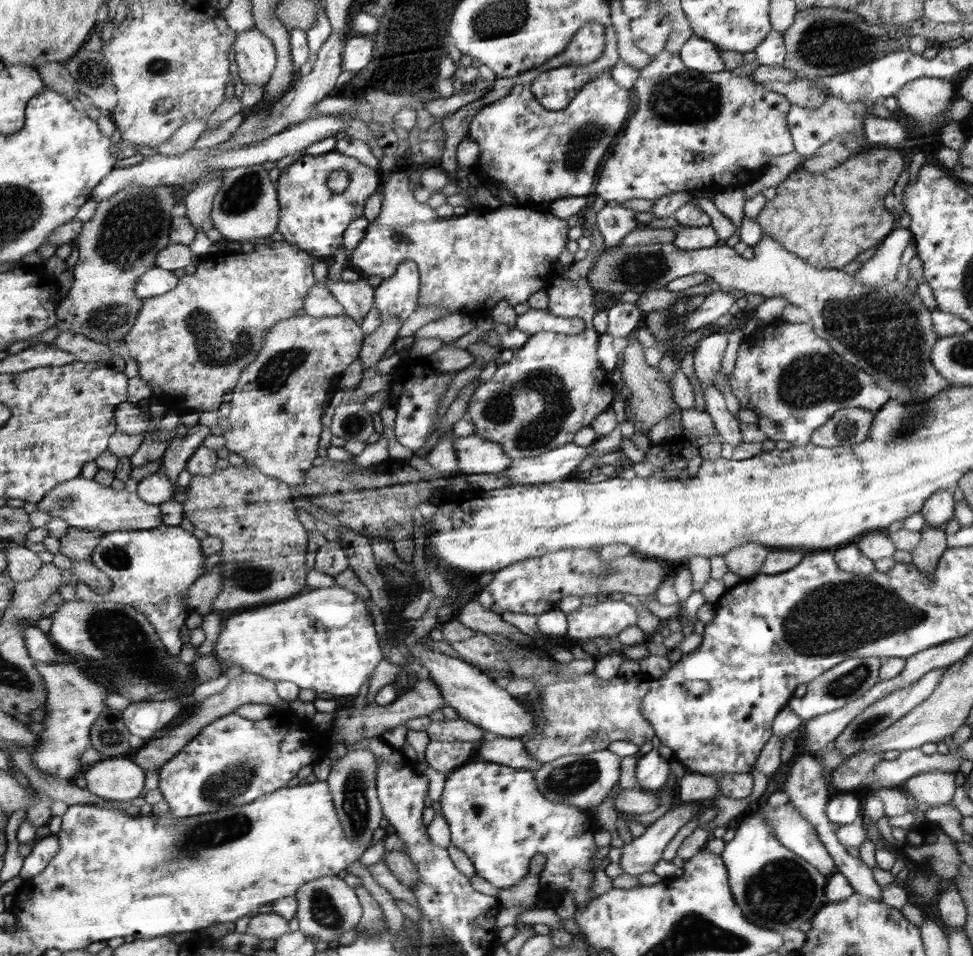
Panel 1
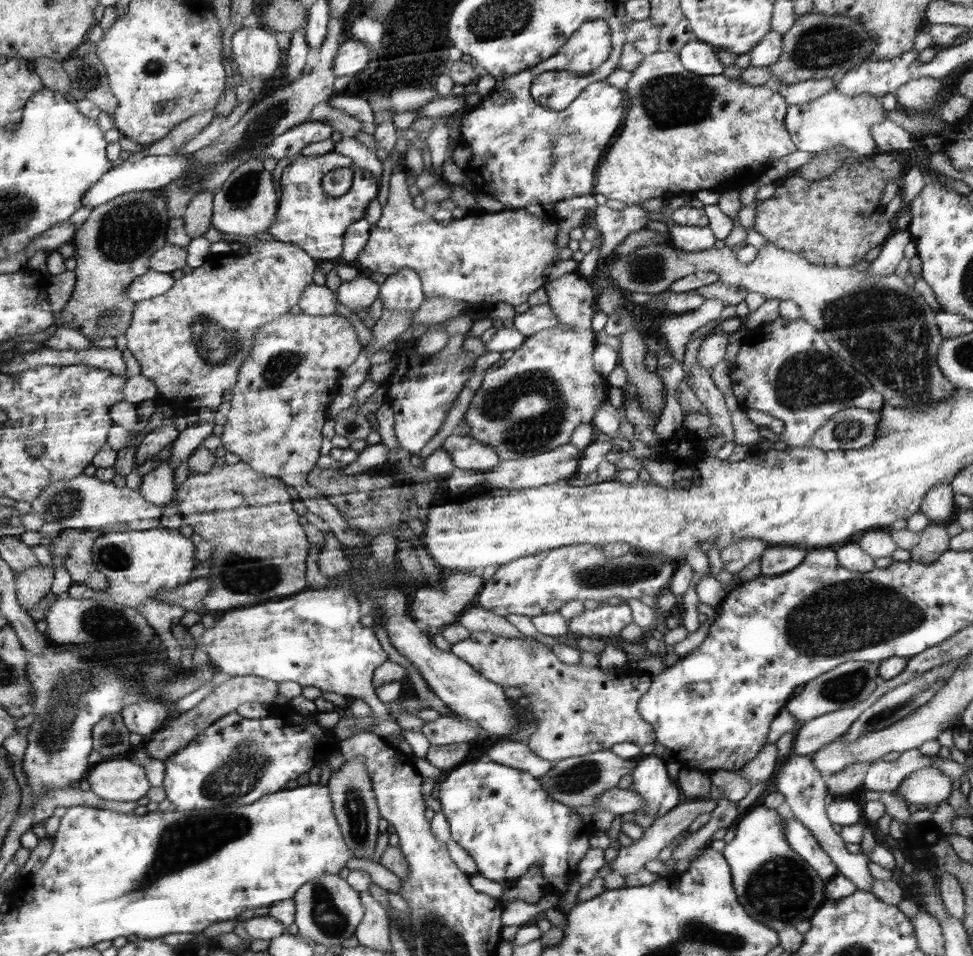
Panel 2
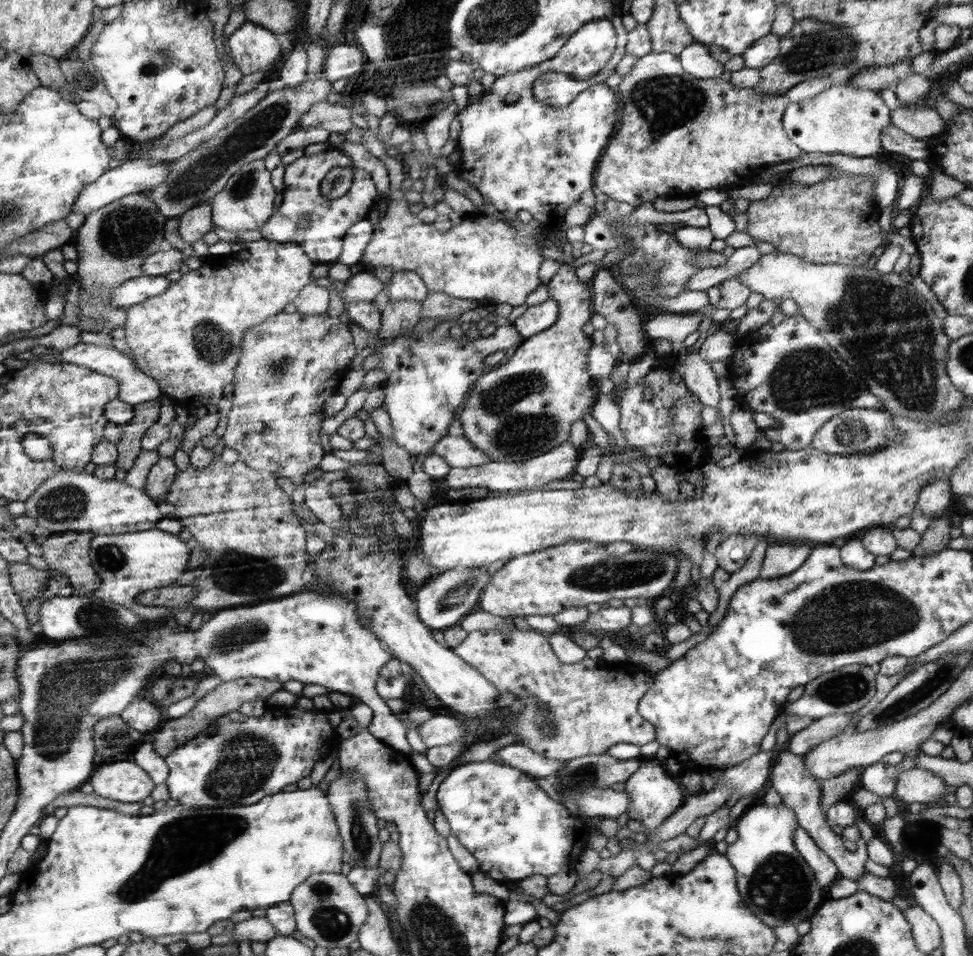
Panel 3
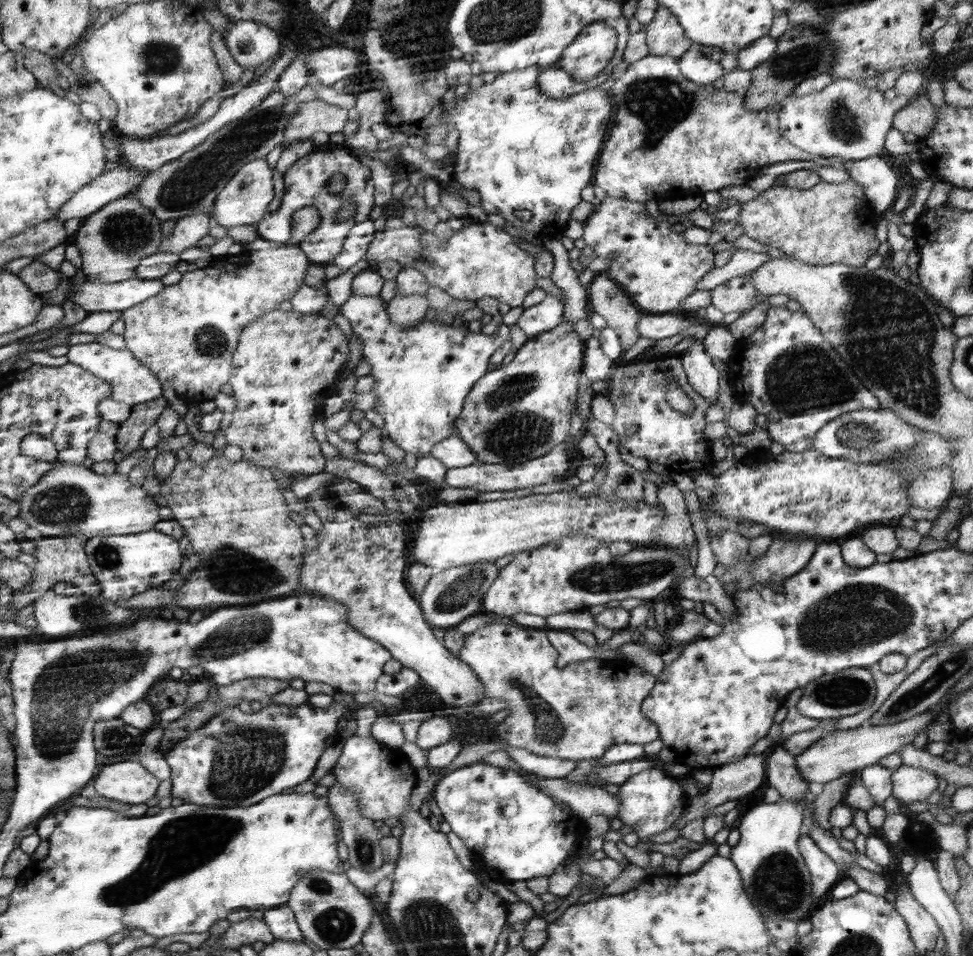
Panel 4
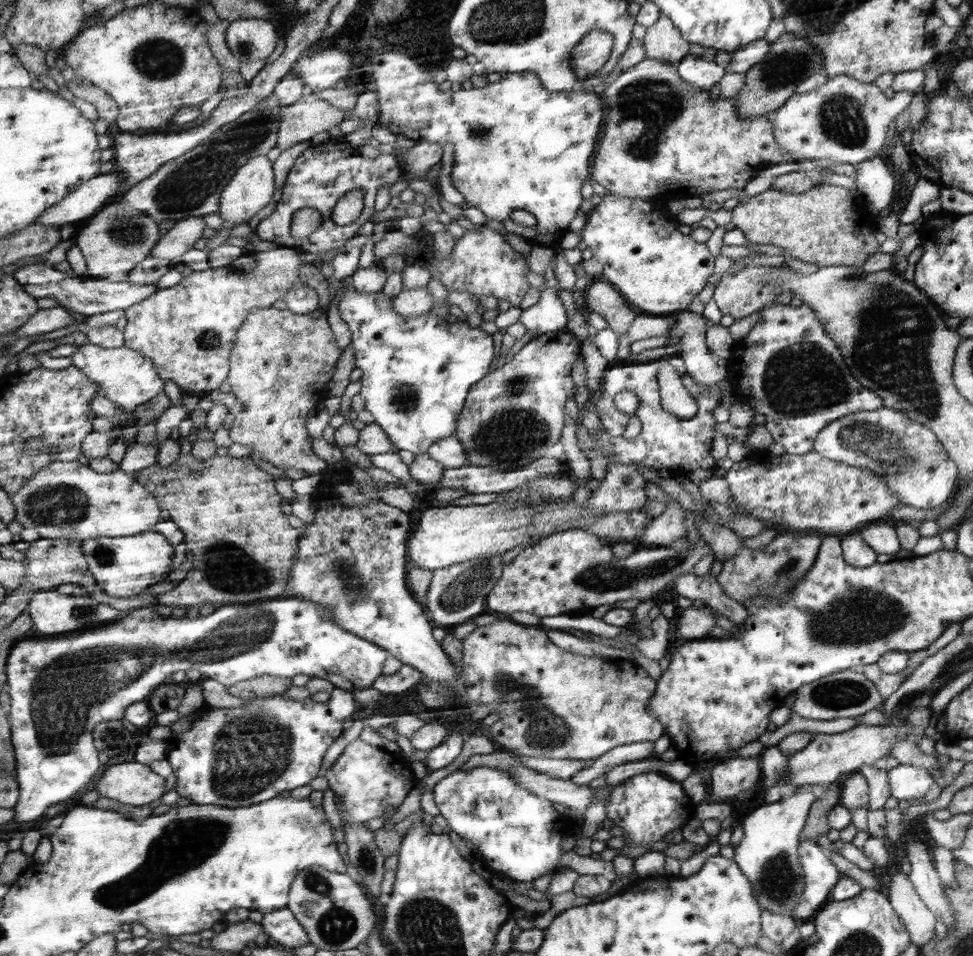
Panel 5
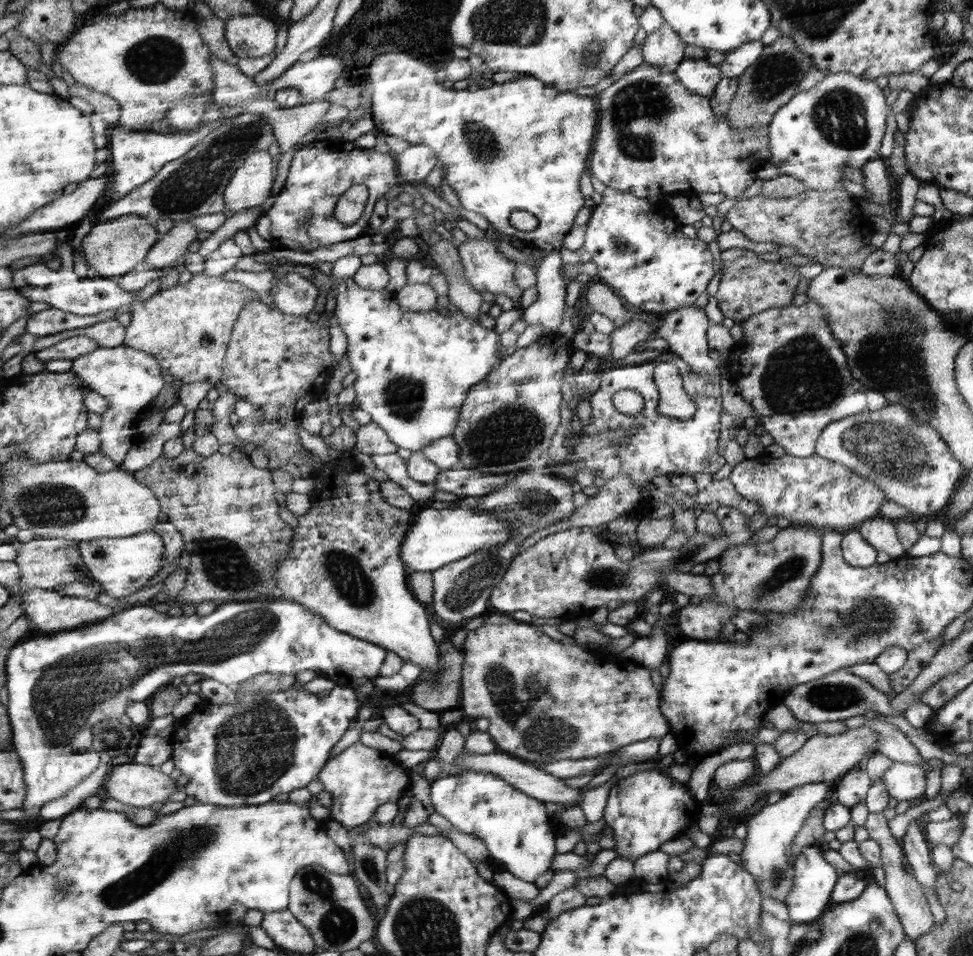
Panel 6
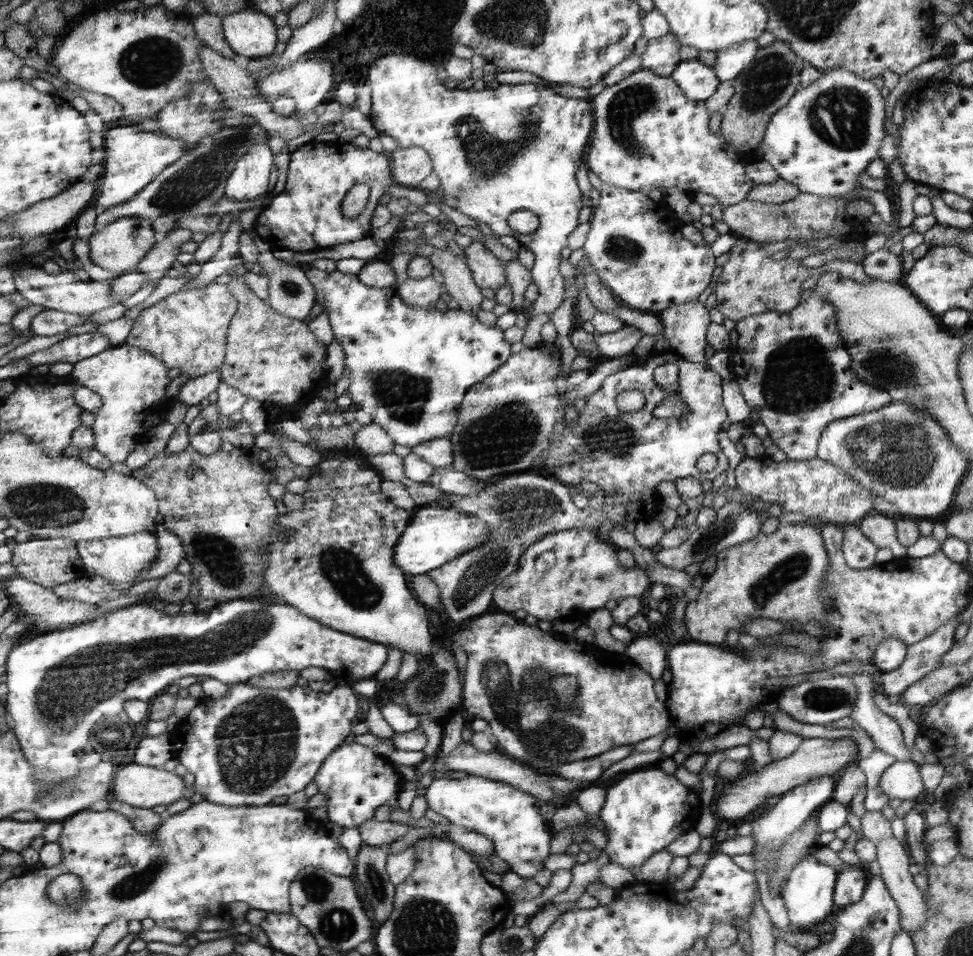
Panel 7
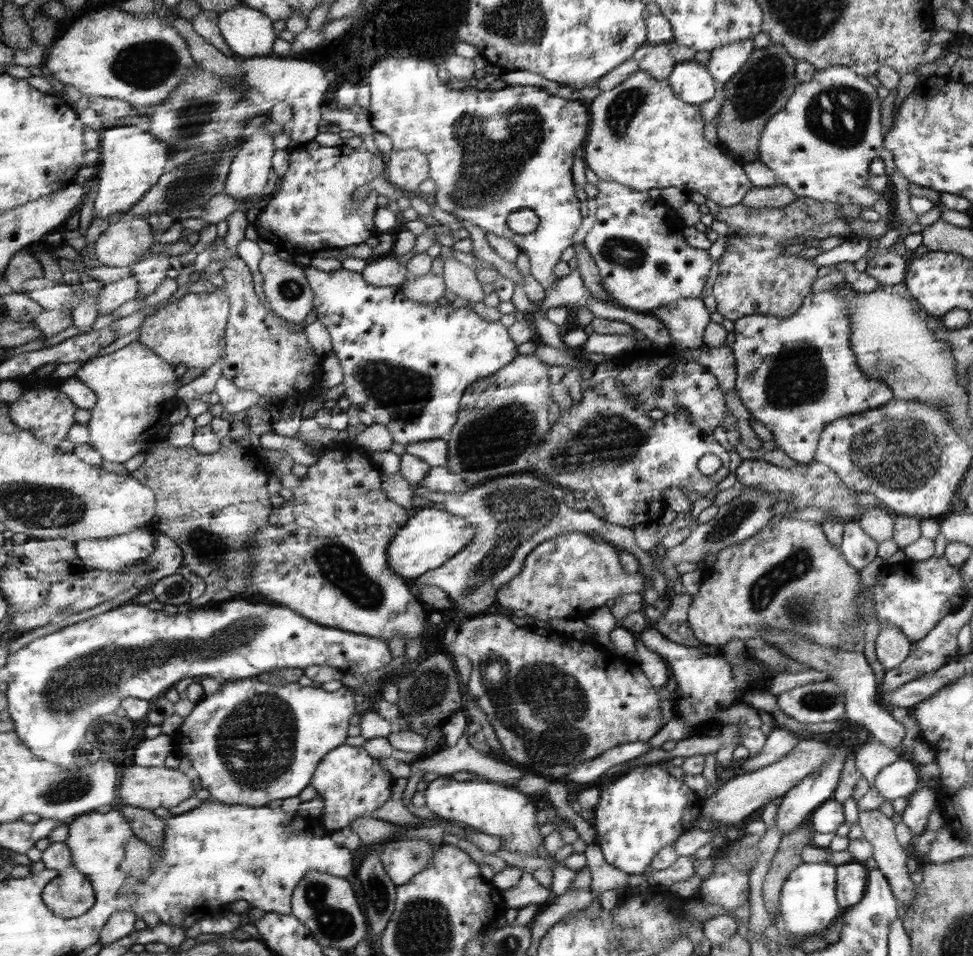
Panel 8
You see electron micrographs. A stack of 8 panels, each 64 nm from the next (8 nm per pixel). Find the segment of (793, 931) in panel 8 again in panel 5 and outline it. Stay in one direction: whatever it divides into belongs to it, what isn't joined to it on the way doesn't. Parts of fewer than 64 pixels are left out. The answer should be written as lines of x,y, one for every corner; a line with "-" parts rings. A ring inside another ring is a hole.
800,841
800,857
805,869
805,885
792,915
798,923
812,921
812,917
832,900
834,885
842,877
830,855
816,841

